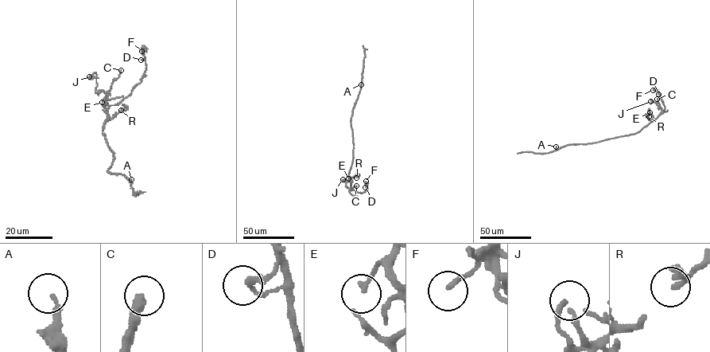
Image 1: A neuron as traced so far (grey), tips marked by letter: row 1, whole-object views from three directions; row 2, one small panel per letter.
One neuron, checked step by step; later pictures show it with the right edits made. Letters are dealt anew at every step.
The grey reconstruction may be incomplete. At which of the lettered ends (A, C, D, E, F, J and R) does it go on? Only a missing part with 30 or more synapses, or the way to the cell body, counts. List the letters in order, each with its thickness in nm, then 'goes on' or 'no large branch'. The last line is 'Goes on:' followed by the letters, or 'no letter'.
A: calibre 180 nm; no large branch
C: calibre 340 nm; no large branch
D: calibre 180 nm; no large branch
E: calibre 180 nm; no large branch
F: calibre 220 nm; no large branch
J: calibre 220 nm; no large branch
R: calibre 110 nm; no large branch
Goes on: no letter

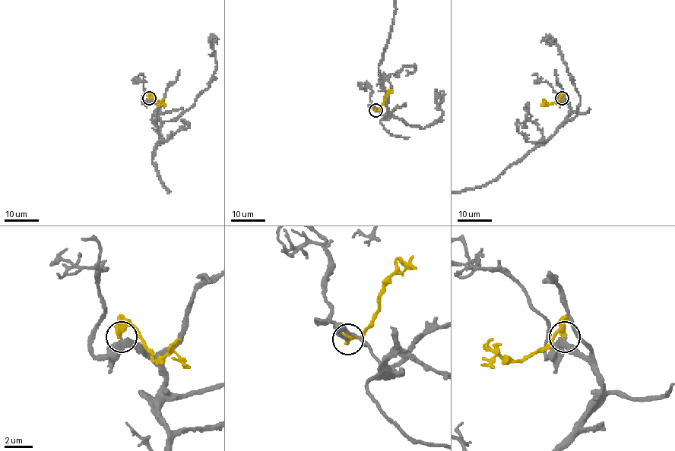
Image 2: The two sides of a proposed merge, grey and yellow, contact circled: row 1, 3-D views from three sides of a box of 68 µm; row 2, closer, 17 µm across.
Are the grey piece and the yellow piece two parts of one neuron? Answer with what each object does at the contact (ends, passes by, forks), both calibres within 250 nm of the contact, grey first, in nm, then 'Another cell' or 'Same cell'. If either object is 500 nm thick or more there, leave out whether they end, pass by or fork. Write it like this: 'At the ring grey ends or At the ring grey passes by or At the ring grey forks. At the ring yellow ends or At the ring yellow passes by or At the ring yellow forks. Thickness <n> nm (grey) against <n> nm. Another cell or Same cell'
At the ring grey ends. At the ring yellow ends. Thickness 140 nm (grey) against 400 nm. Another cell

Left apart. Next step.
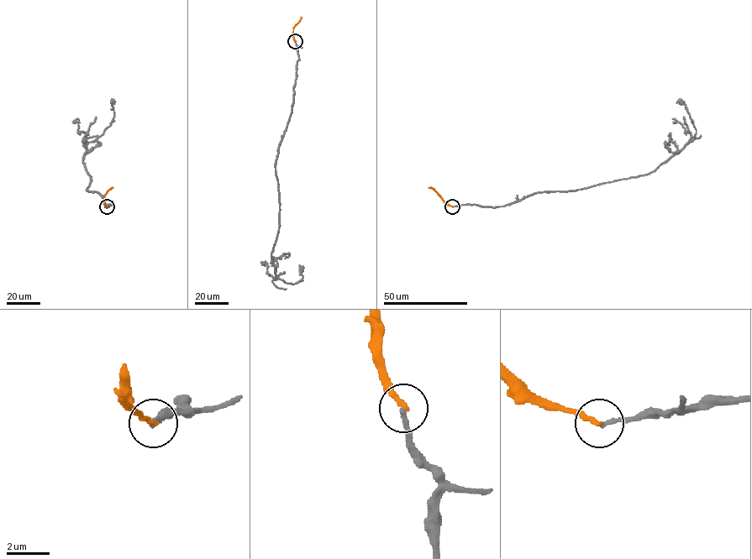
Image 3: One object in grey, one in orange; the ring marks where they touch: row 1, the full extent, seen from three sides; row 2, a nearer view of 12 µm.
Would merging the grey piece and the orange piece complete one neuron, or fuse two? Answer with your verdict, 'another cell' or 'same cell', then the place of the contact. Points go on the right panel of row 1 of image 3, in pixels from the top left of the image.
another cell | (452, 206)

